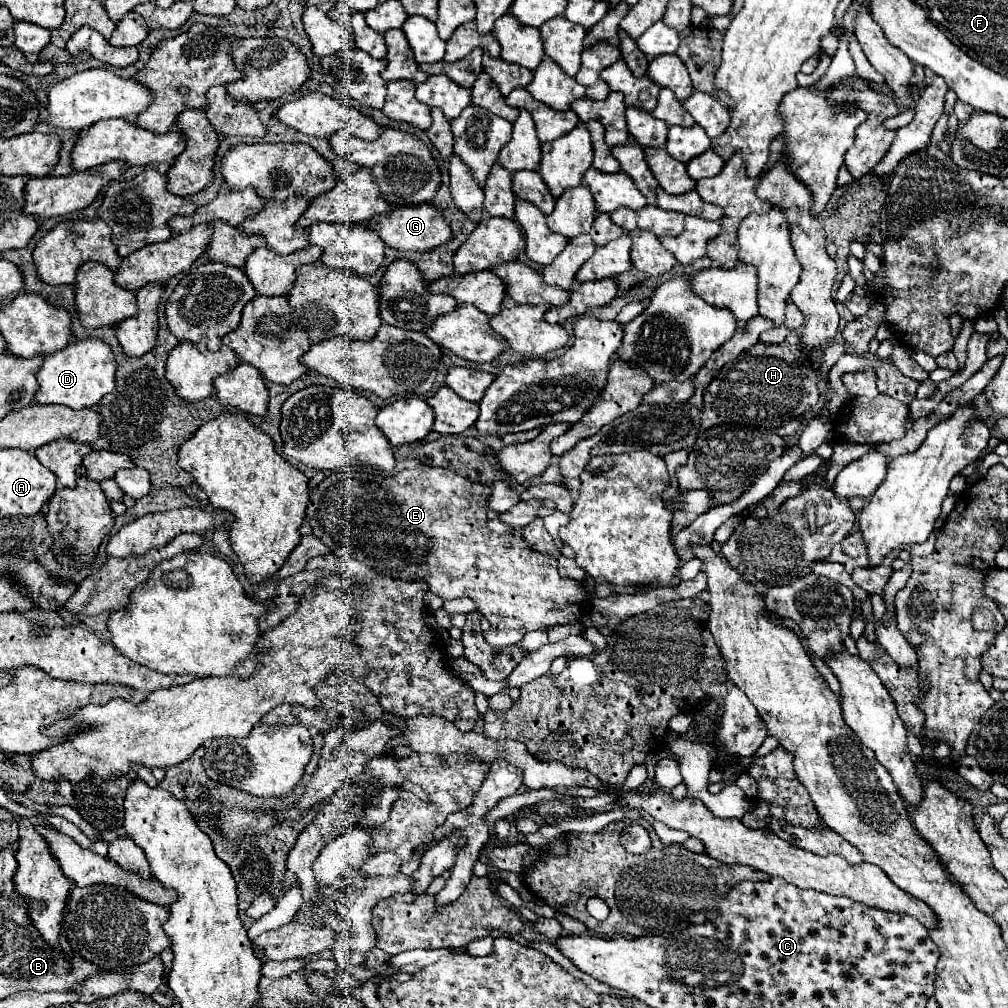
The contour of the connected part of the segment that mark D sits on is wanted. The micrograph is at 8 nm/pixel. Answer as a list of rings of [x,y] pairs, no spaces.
[[[75,340],[67,348],[43,356],[37,380],[39,390],[35,394],[35,404],[61,404],[73,410],[93,408],[115,388],[115,356],[103,340]]]

